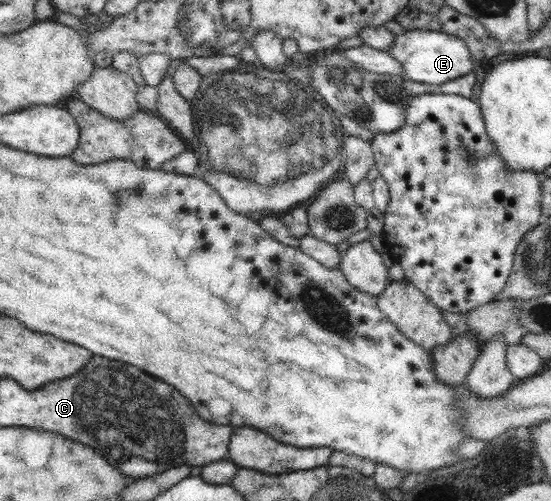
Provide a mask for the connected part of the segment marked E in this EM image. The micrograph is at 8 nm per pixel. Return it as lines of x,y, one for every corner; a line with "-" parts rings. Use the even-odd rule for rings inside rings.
425,30
404,31
394,35
394,44
386,52
400,63
402,78
416,83
428,83
440,93
468,98
474,91
472,57
466,43
451,34

